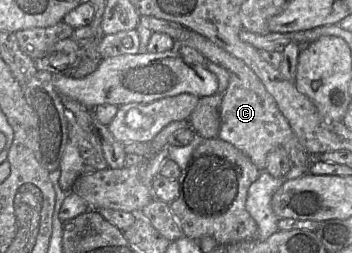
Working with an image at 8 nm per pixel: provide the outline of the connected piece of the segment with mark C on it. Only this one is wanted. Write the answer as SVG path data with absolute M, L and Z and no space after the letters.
M190 29L185 30L177 40L197 49L208 61L224 67L229 72L229 84L222 94L220 105L220 128L217 135L219 139L234 145L243 152L260 171L264 171L268 153L278 147L283 147L288 152L292 166L310 166L316 156L306 152L274 98L243 61L207 37Z

